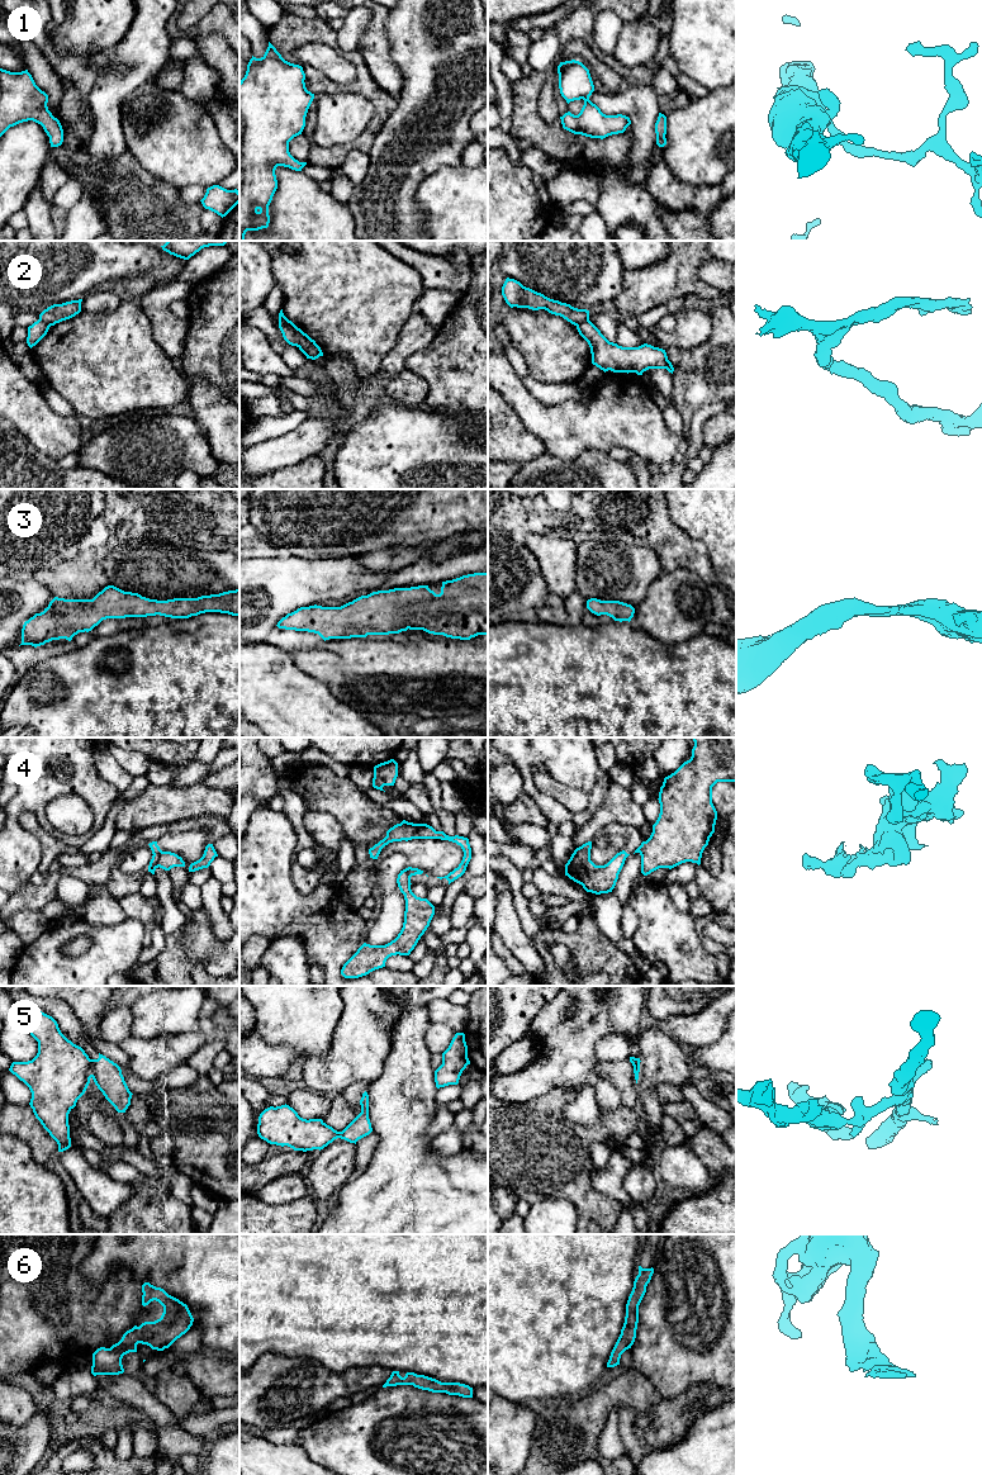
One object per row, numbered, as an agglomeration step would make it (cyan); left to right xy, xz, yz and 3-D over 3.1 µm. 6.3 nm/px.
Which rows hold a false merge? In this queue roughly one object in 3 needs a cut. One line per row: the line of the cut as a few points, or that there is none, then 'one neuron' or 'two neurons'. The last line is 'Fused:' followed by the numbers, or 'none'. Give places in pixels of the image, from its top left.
1: cut none; one neuron
2: cut xz (279, 323), (294, 332), (298, 346); two neurons
3: cut none; one neuron
4: cut xy (162, 852), (157, 863), (150, 871); two neurons
5: cut xy (91, 1059), (90, 1076); two neurons
6: cut none; one neuron
Fused: 2, 4, 5

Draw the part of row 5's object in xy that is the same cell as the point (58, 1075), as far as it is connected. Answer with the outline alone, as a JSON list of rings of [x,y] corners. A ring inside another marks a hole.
[[[19,1004],[14,1018],[38,1042],[38,1053],[32,1061],[13,1062],[9,1071],[29,1087],[35,1118],[63,1152],[71,1147],[68,1114],[90,1083],[91,1059],[37,1007]]]

